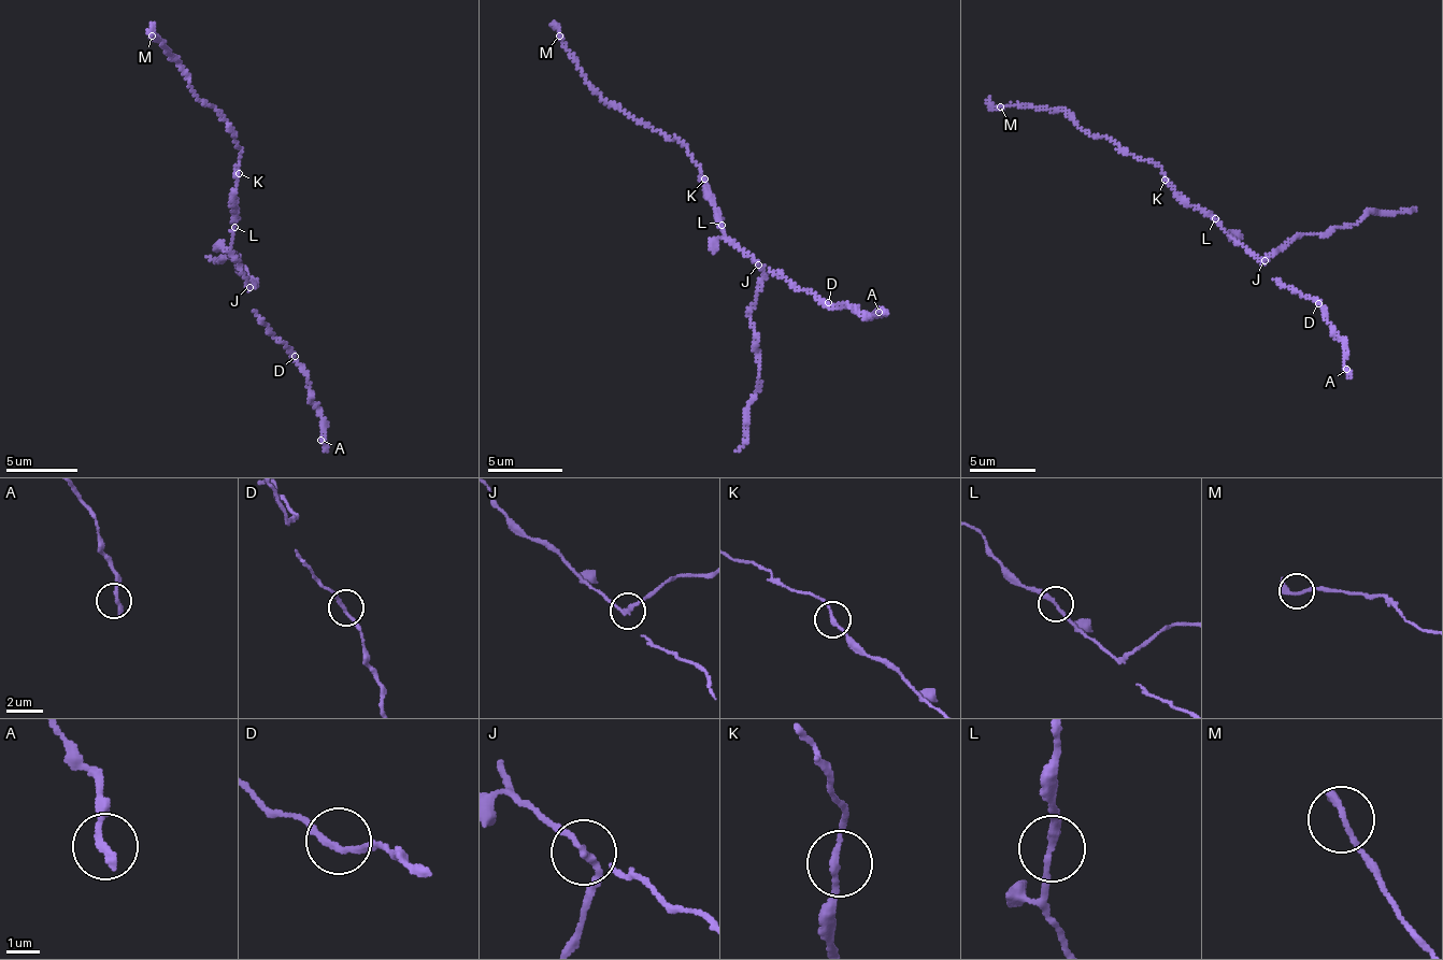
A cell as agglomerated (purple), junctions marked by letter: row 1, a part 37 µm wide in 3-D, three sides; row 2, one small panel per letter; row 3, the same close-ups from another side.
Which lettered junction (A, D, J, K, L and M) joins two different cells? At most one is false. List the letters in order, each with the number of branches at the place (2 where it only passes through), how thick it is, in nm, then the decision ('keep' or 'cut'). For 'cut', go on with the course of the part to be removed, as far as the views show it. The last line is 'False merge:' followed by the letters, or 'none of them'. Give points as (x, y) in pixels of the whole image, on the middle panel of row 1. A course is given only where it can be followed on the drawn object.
A: 1 | 280 nm | keep
D: 2 | 190 nm | keep
J: 2 | 190 nm | cut | (757, 266), (762, 286), (751, 316), (760, 369), (756, 395), (748, 406), (748, 439), (736, 450)
K: 2 | 190 nm | keep
L: 2 | 220 nm | keep
M: 1 | 320 nm | keep
False merge: J

